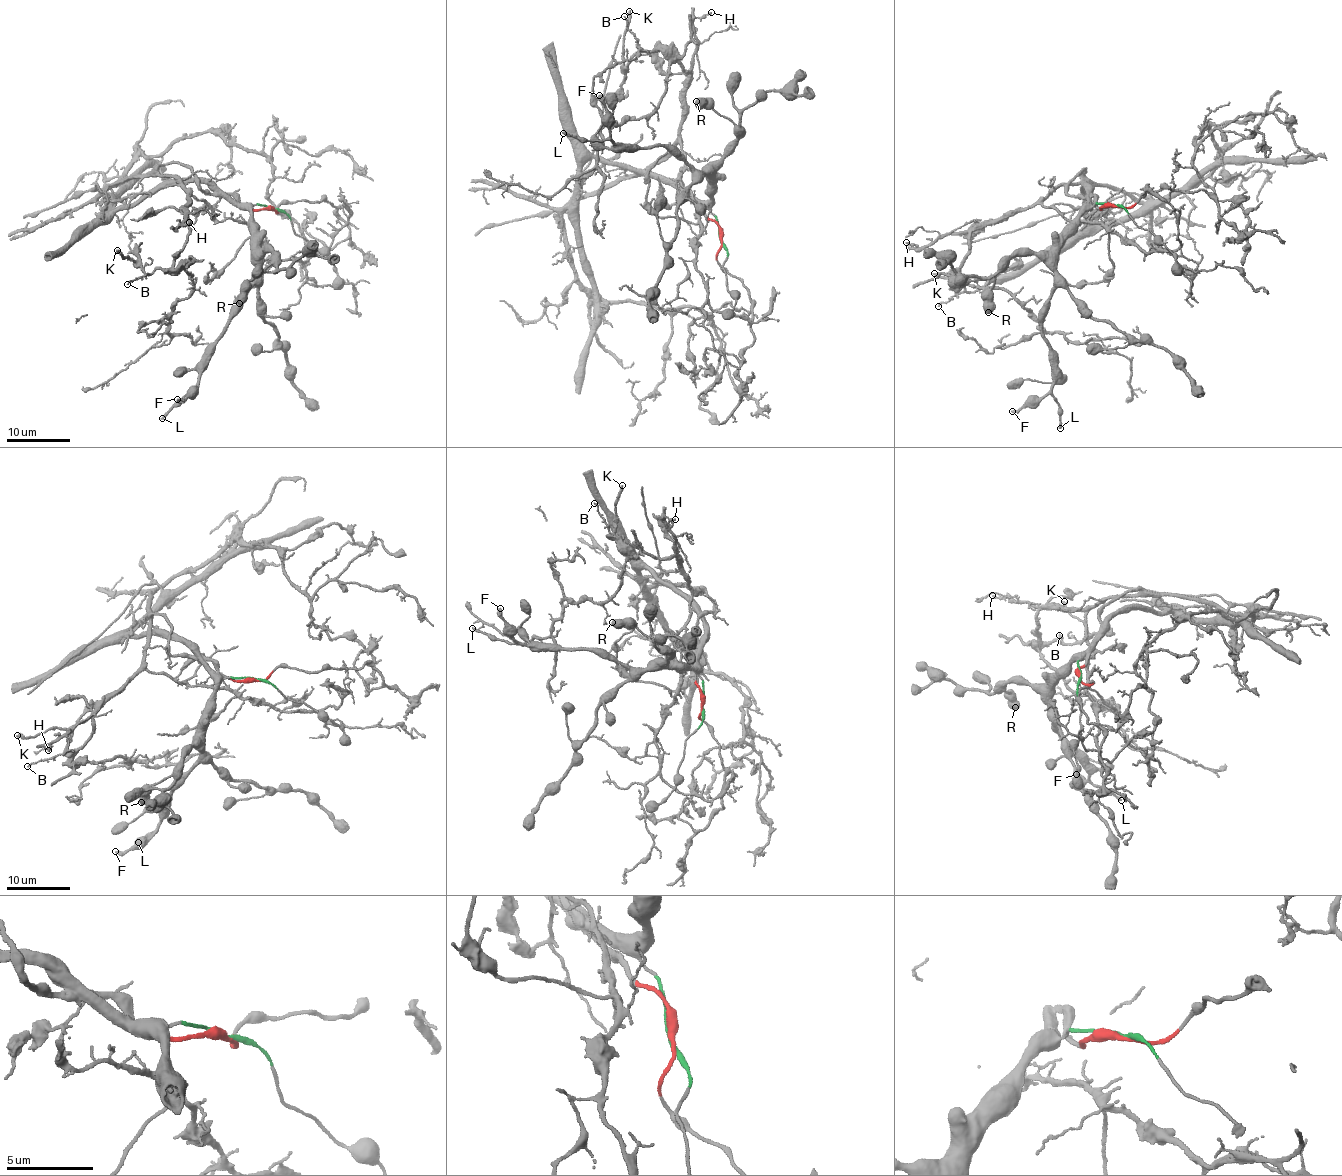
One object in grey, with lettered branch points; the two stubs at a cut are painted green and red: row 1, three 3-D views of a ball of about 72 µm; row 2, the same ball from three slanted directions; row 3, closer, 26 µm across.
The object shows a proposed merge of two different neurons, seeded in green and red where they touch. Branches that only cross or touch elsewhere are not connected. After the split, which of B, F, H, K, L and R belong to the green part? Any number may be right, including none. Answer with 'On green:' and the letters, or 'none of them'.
On green: F, L, R

